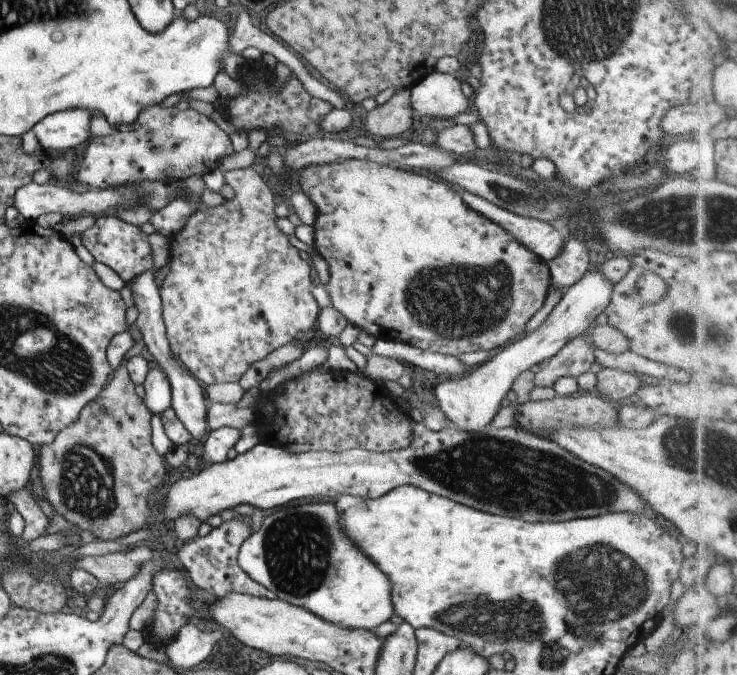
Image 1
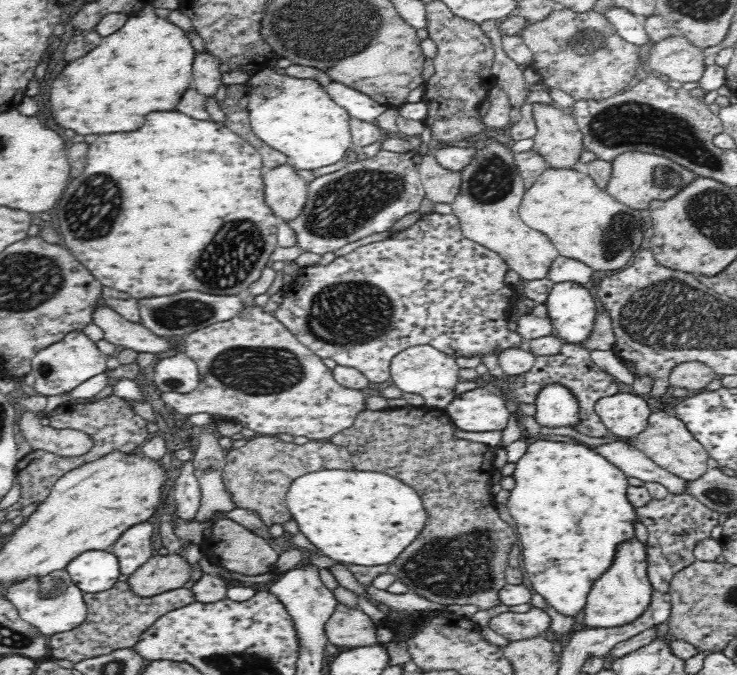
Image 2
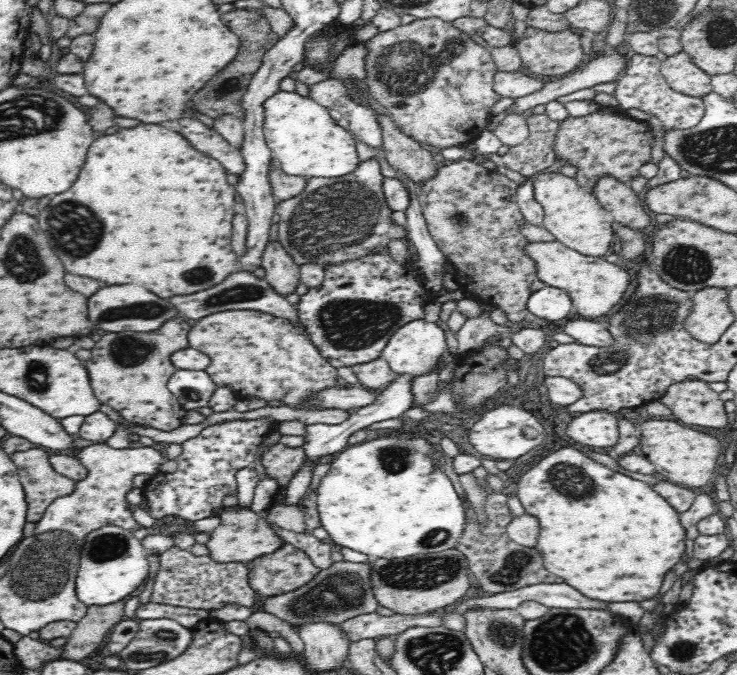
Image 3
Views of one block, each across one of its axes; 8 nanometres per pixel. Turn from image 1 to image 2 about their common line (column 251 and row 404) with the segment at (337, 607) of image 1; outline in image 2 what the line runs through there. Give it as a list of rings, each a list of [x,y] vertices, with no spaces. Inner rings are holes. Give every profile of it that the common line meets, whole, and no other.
[[[558,382],[542,386],[533,402],[536,406],[534,420],[541,428],[578,427],[580,401],[570,387]]]

